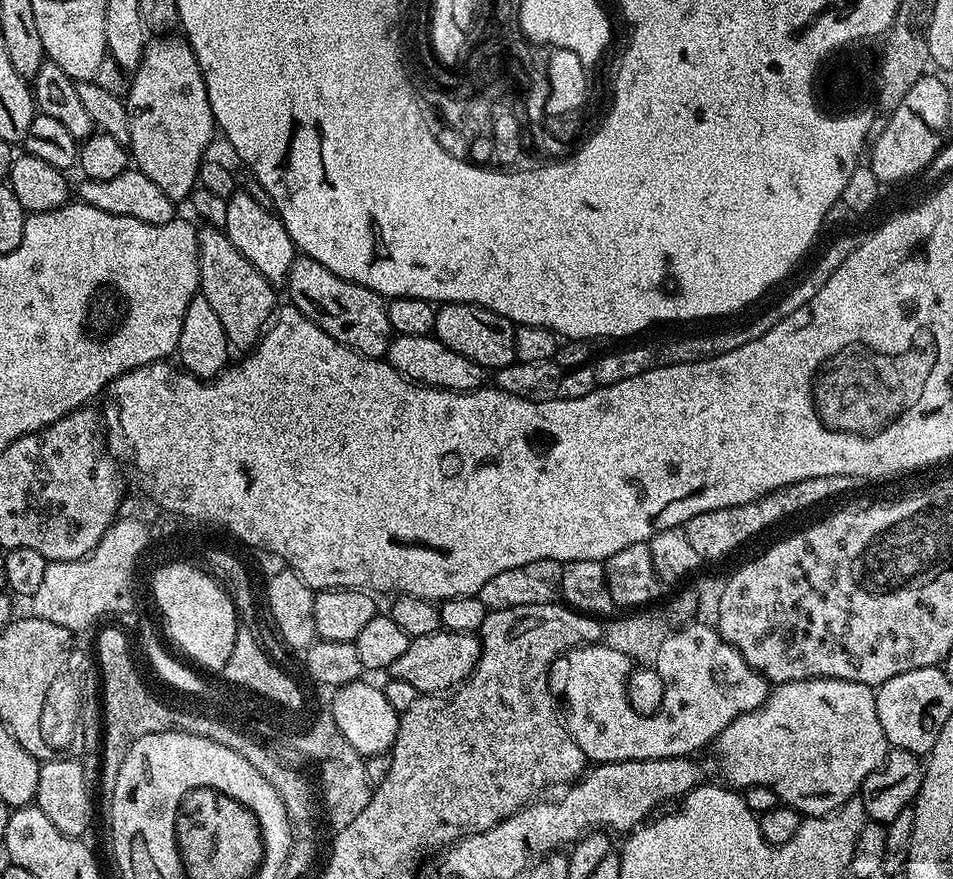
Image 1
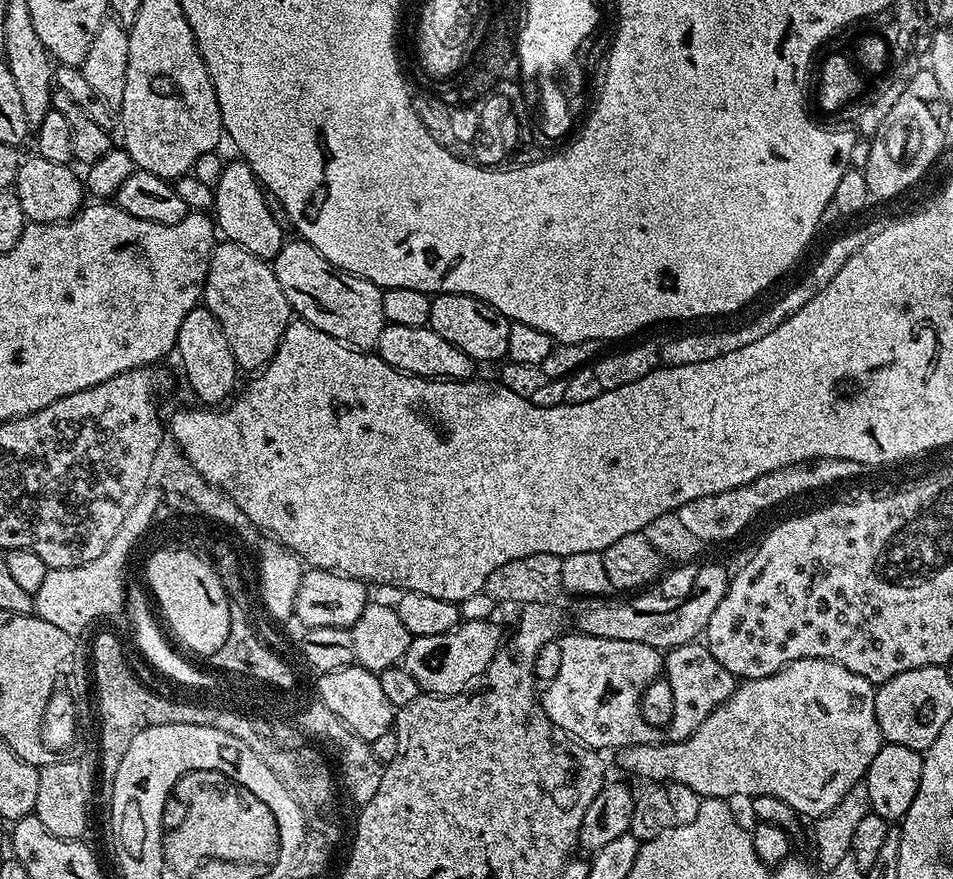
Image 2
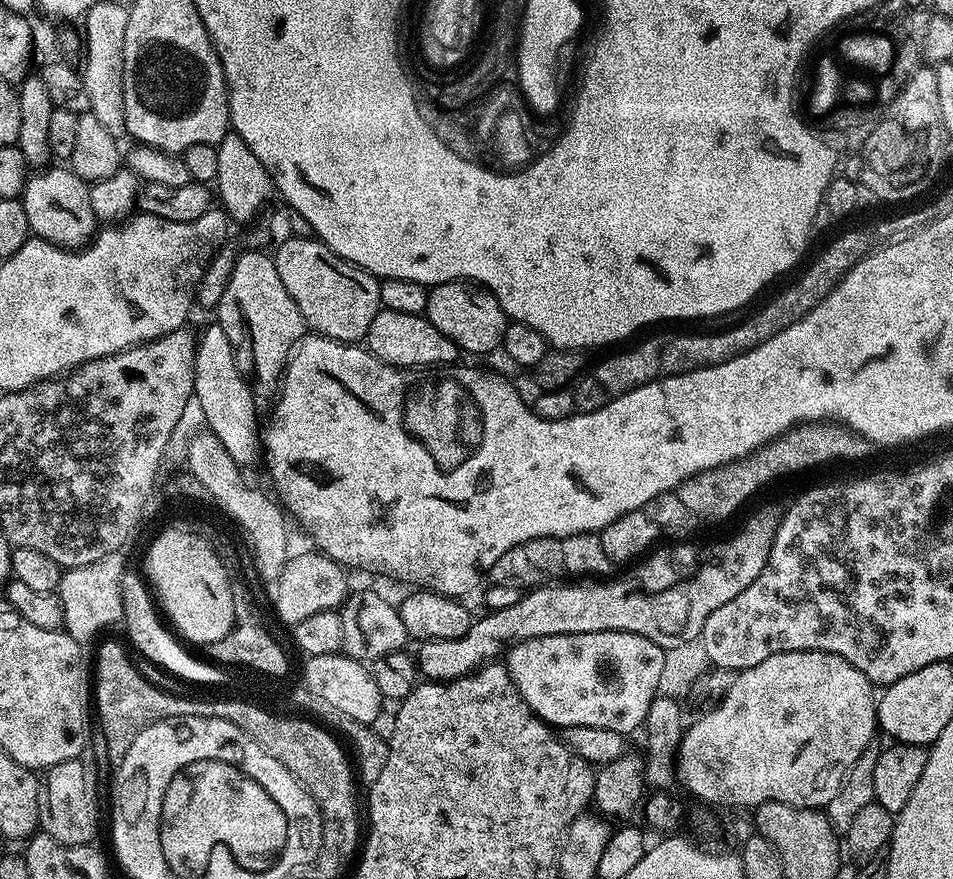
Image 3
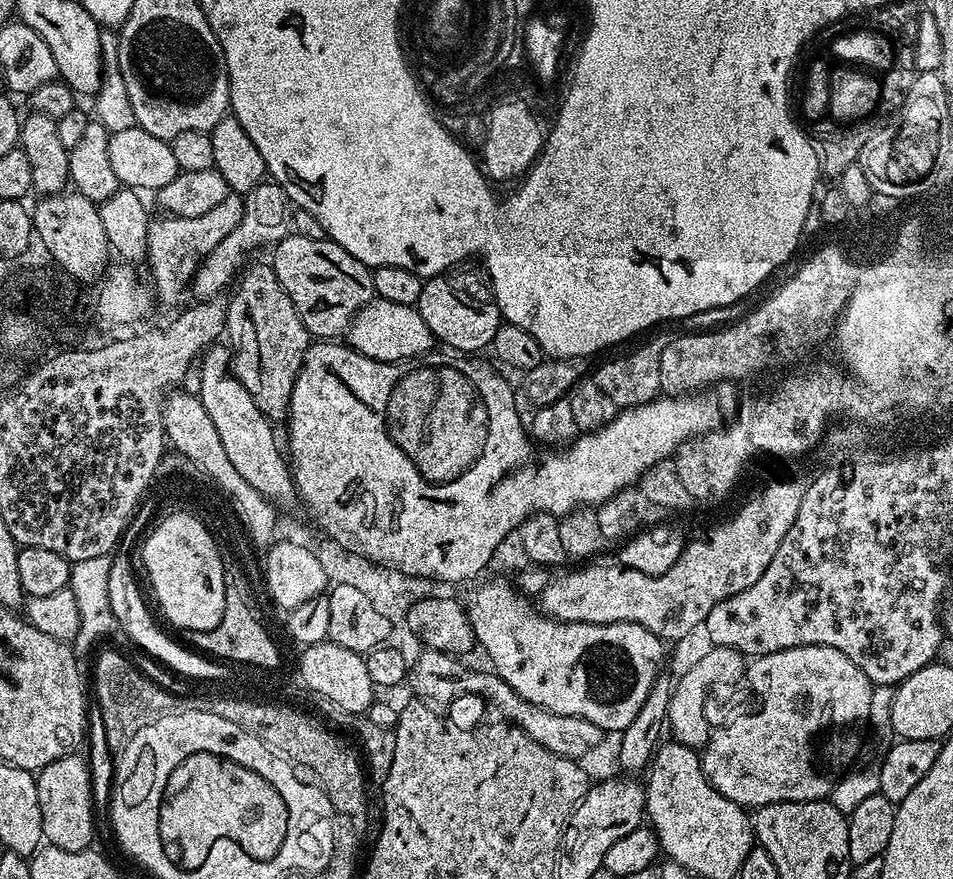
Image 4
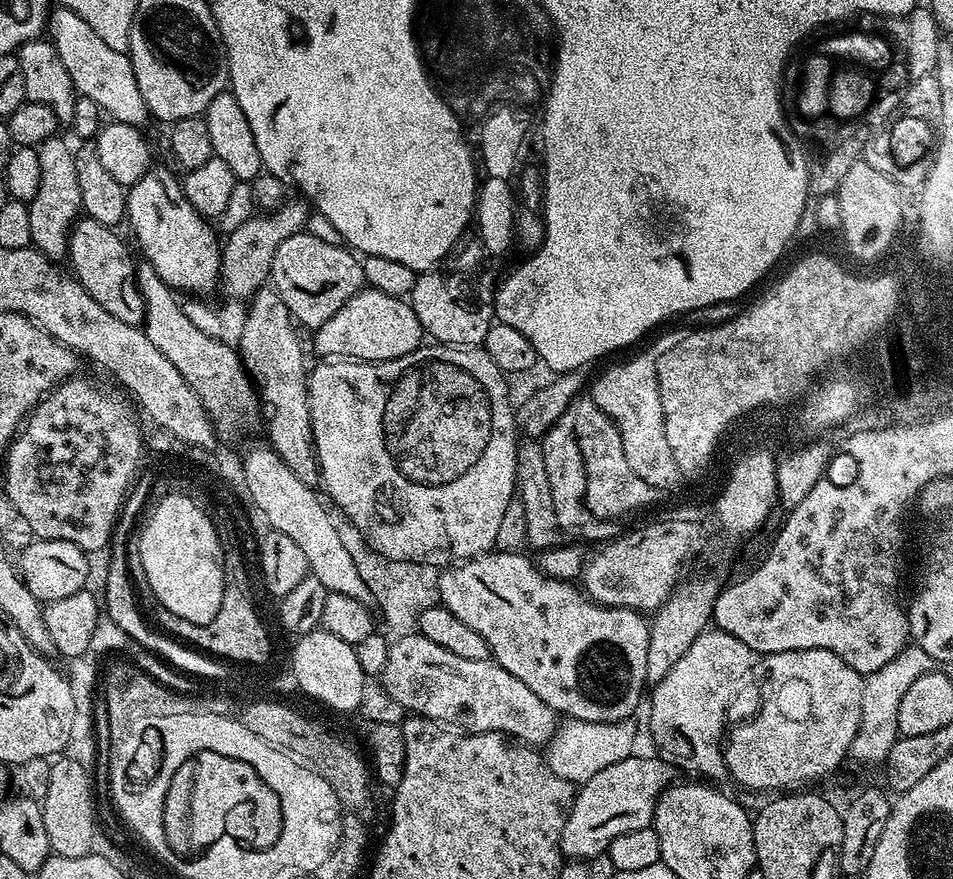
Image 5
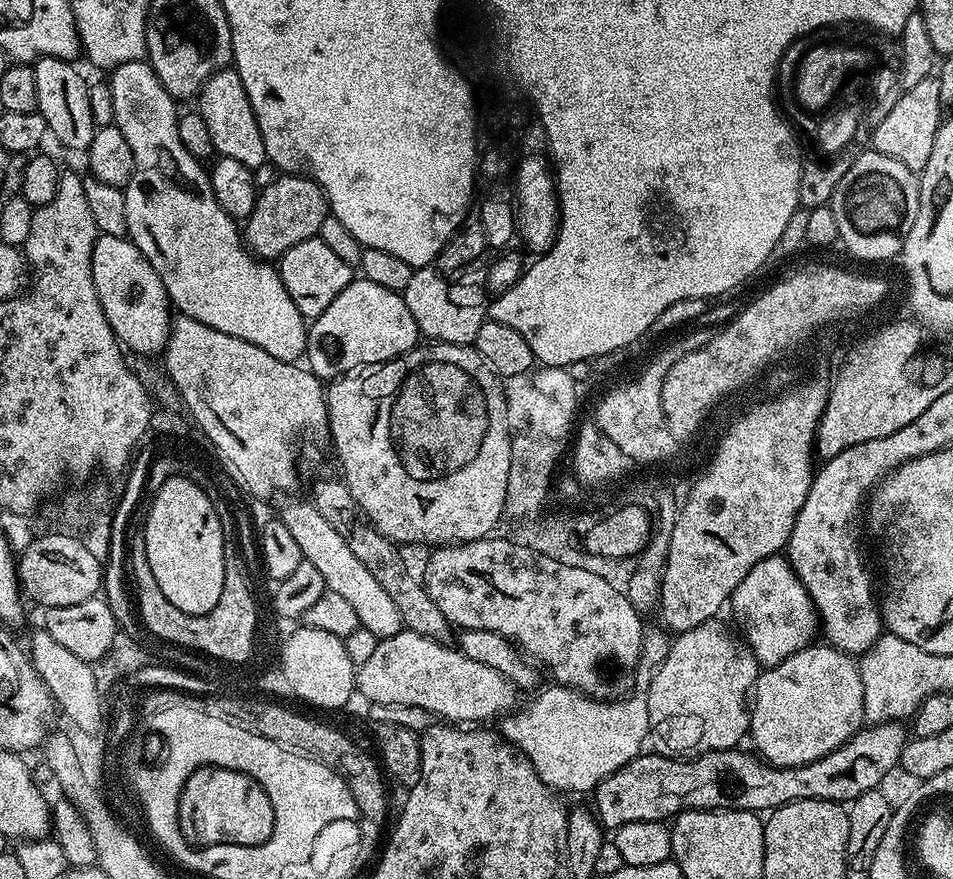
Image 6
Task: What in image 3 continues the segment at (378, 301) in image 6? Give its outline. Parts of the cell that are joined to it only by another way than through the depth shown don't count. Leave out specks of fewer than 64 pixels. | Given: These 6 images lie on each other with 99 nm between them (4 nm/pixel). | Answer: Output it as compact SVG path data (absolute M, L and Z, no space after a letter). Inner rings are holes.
M381 307L376 317L368 321L362 340L372 355L396 368L428 370L433 366L452 366L457 363L456 344L442 335L423 315L402 314L398 310Z

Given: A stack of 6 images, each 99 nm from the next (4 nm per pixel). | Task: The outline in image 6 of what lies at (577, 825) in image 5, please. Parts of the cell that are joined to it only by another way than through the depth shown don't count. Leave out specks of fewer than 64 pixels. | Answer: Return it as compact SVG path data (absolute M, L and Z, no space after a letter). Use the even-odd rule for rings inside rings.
M900 722L874 724L861 727L838 750L797 768L774 768L761 762L751 751L740 752L739 747L722 749L720 752L702 753L695 758L673 758L657 754L641 754L634 757L622 770L614 770L594 789L596 819L605 829L621 828L626 822L671 821L680 812L689 812L691 808L714 810L715 808L737 808L757 814L767 813L774 808L781 808L795 800L831 800L850 802L858 794L866 794L881 787L888 772L896 772L900 755L906 743L905 725Z

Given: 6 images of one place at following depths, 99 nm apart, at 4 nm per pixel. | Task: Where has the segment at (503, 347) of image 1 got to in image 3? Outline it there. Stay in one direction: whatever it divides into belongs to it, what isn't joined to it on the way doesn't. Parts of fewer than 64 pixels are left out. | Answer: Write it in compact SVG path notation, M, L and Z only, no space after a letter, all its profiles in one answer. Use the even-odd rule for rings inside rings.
M451 280L448 284L435 285L427 293L428 307L426 318L450 342L454 342L461 353L464 352L492 352L501 347L506 327L506 317L500 304L492 297L492 293L468 282Z

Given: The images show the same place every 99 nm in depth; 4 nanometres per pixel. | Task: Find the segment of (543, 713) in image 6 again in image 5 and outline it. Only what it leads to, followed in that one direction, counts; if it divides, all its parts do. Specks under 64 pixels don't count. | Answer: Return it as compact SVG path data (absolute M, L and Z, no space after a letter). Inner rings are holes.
M565 719L546 745L546 759L550 770L560 778L566 778L573 786L585 784L598 770L622 762L622 758L633 755L636 748L636 728L631 719L619 720L613 724Z

